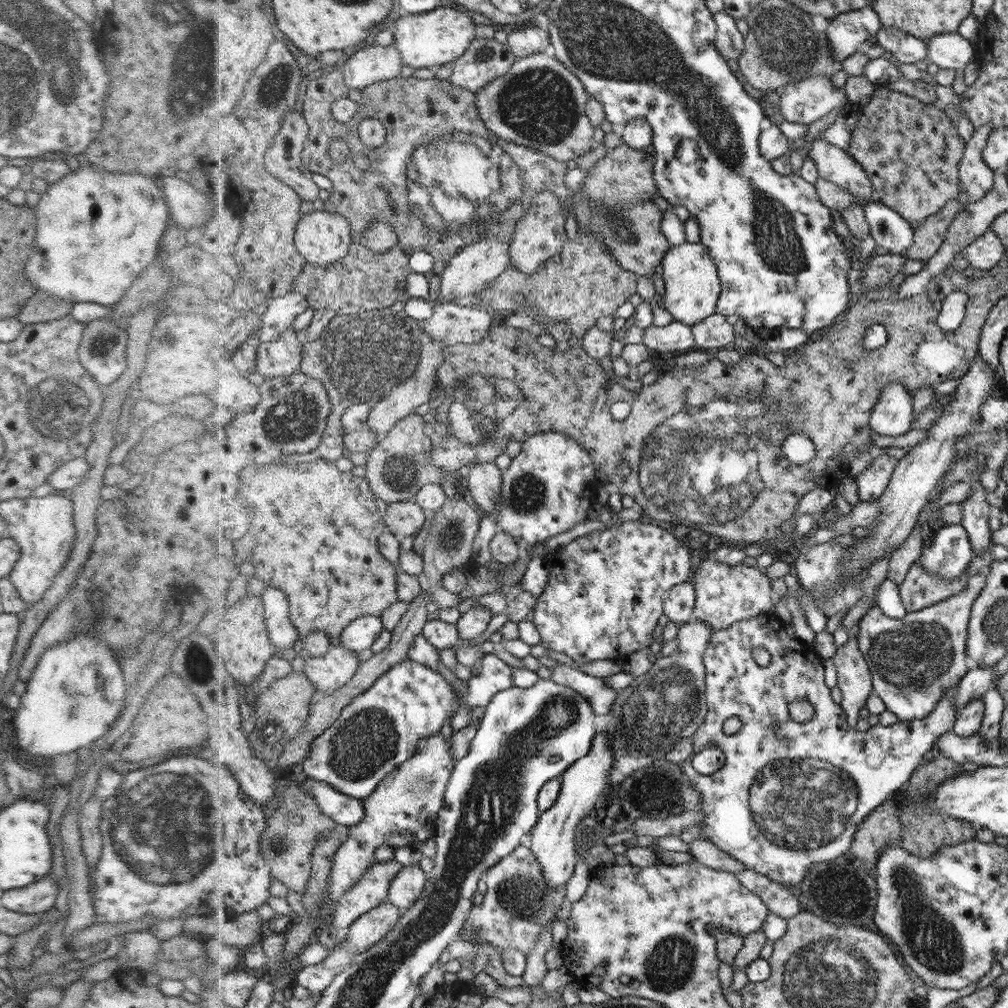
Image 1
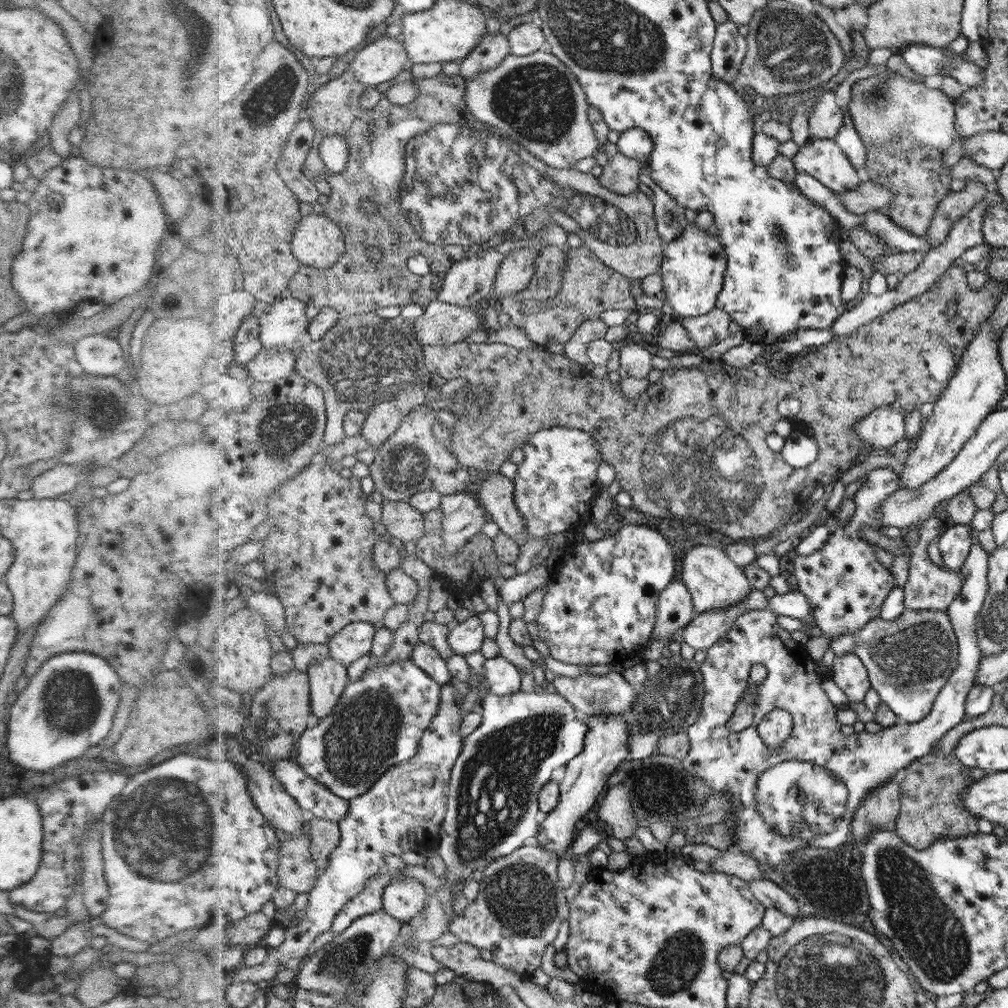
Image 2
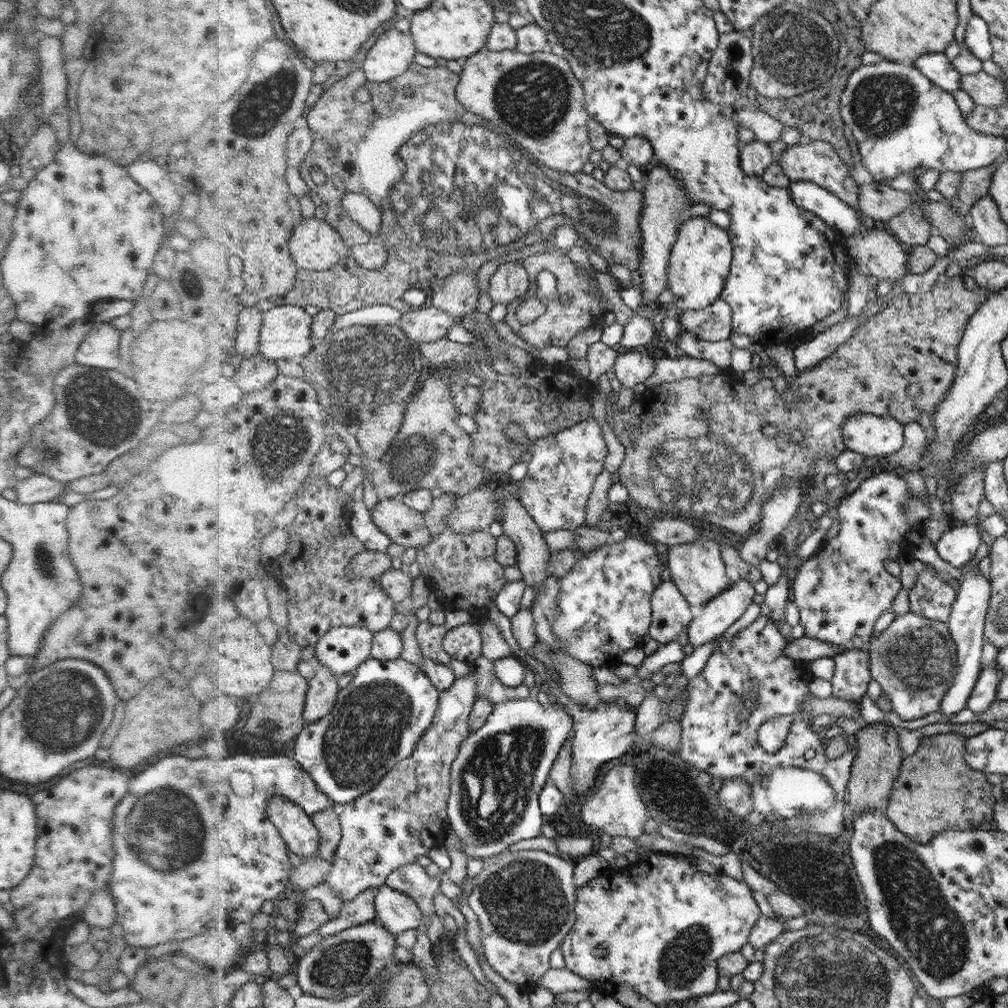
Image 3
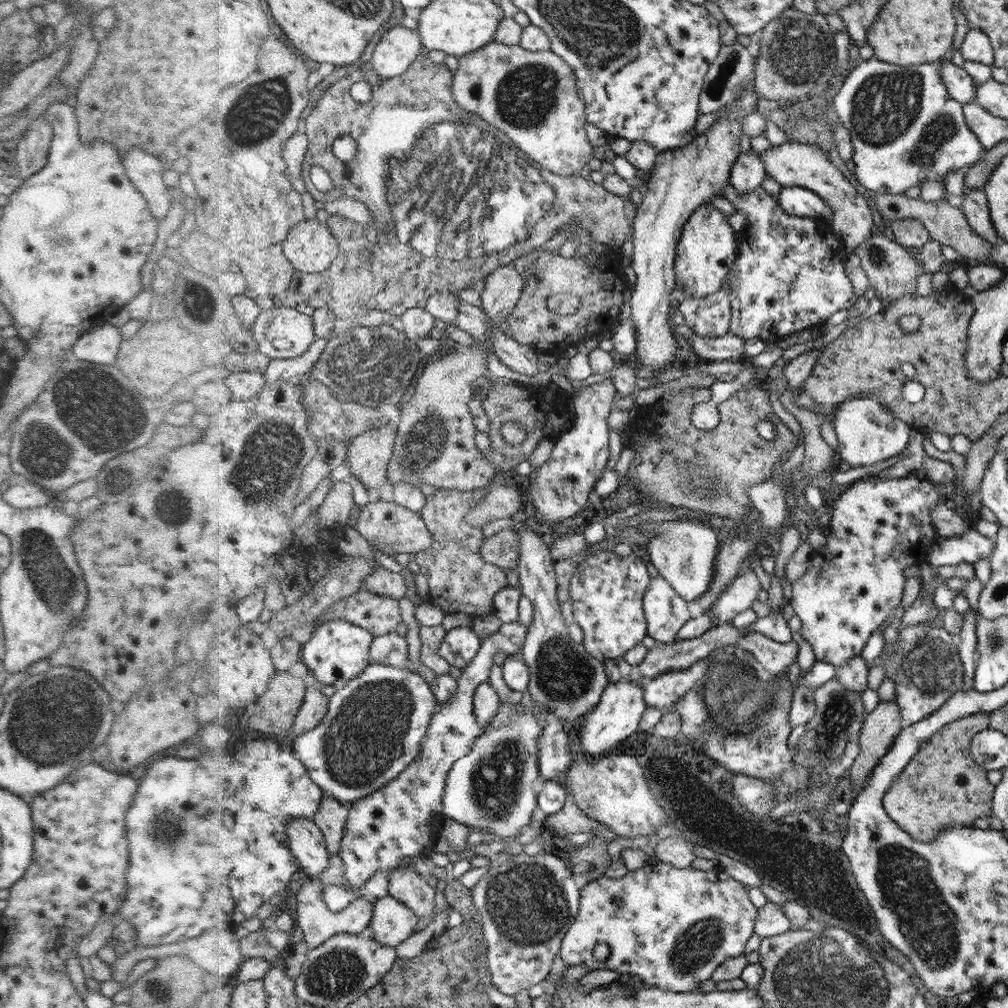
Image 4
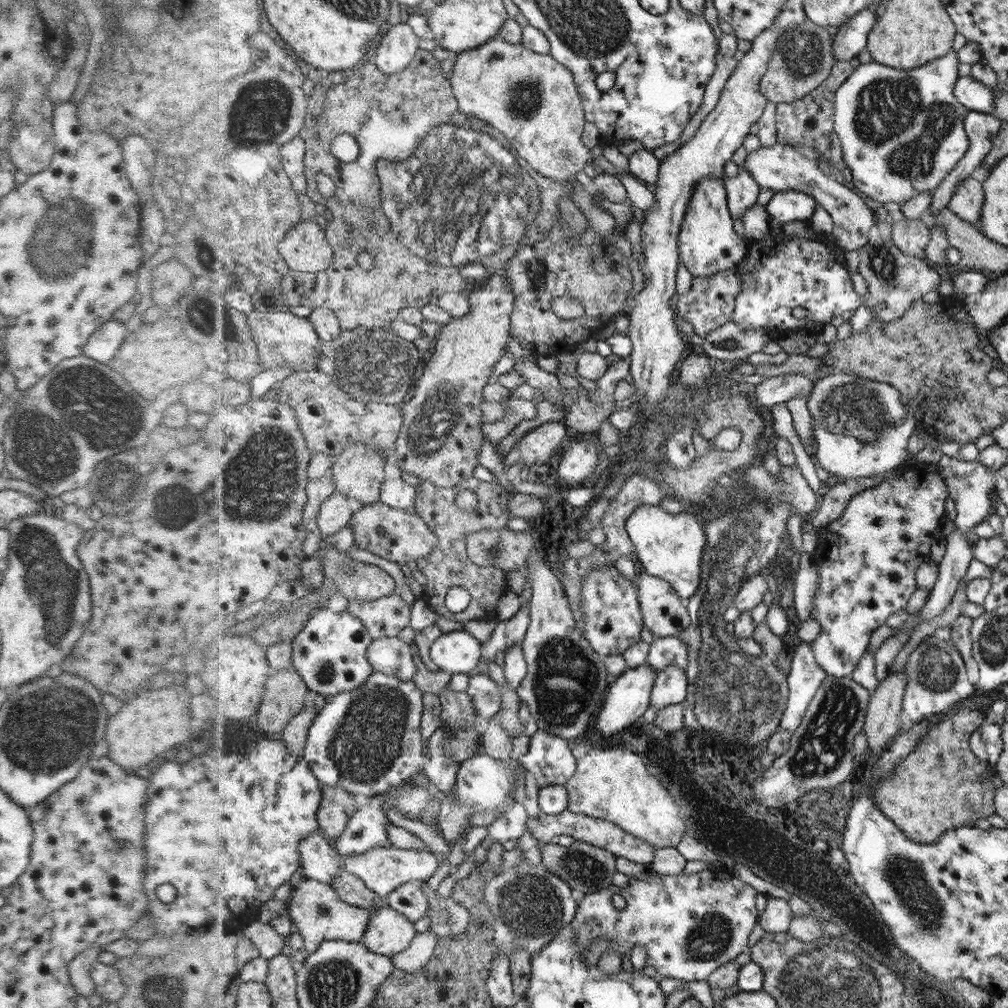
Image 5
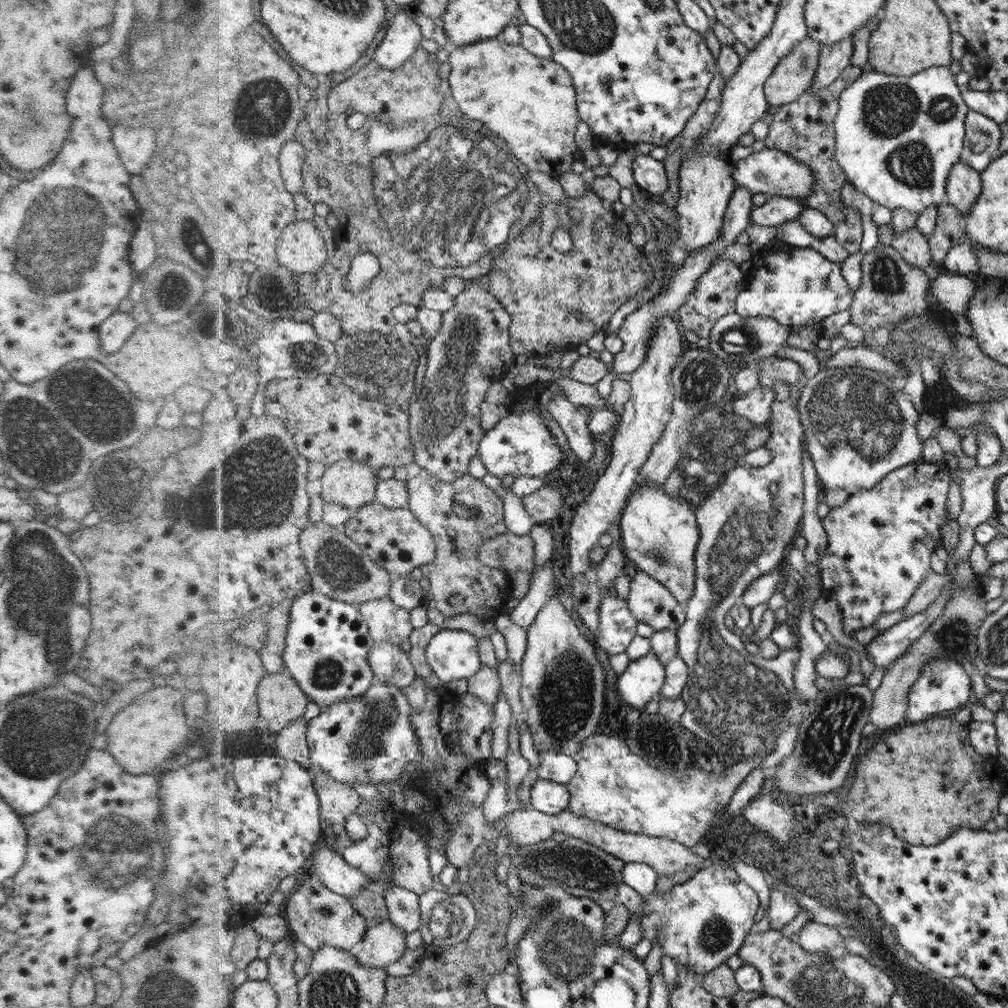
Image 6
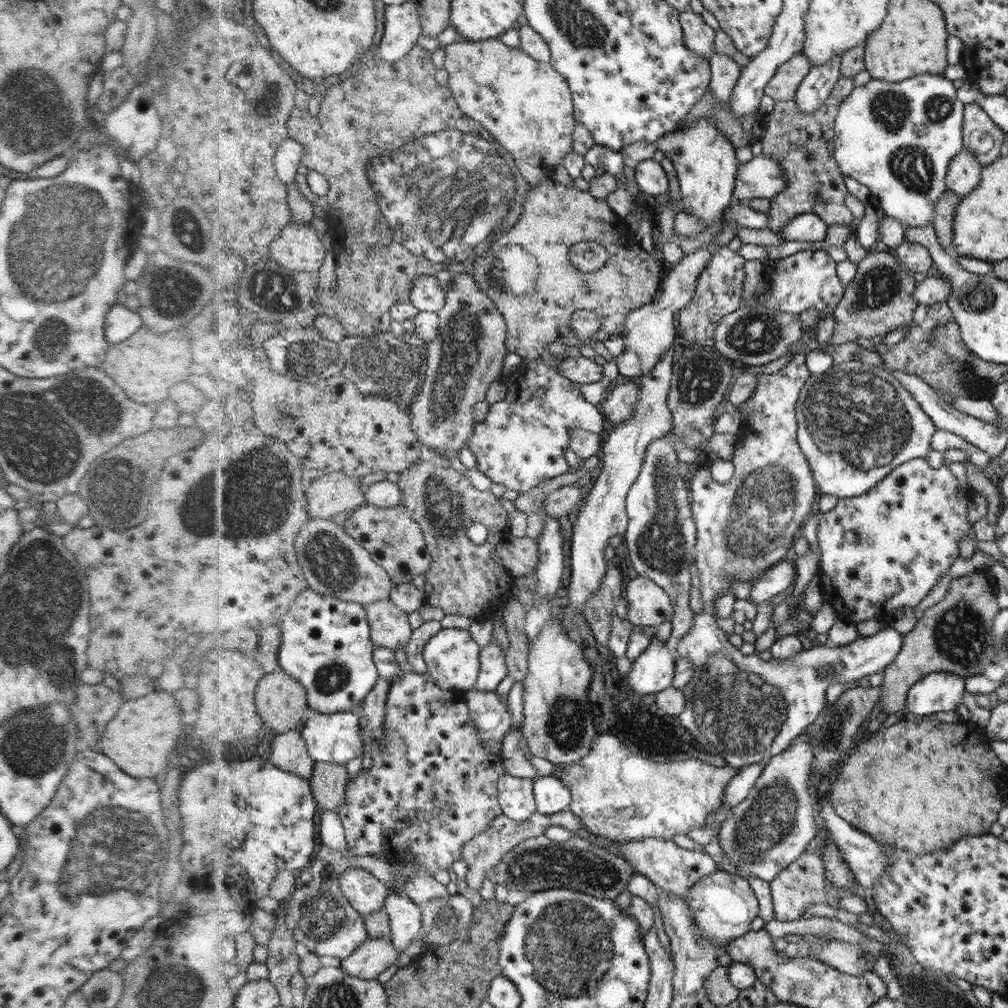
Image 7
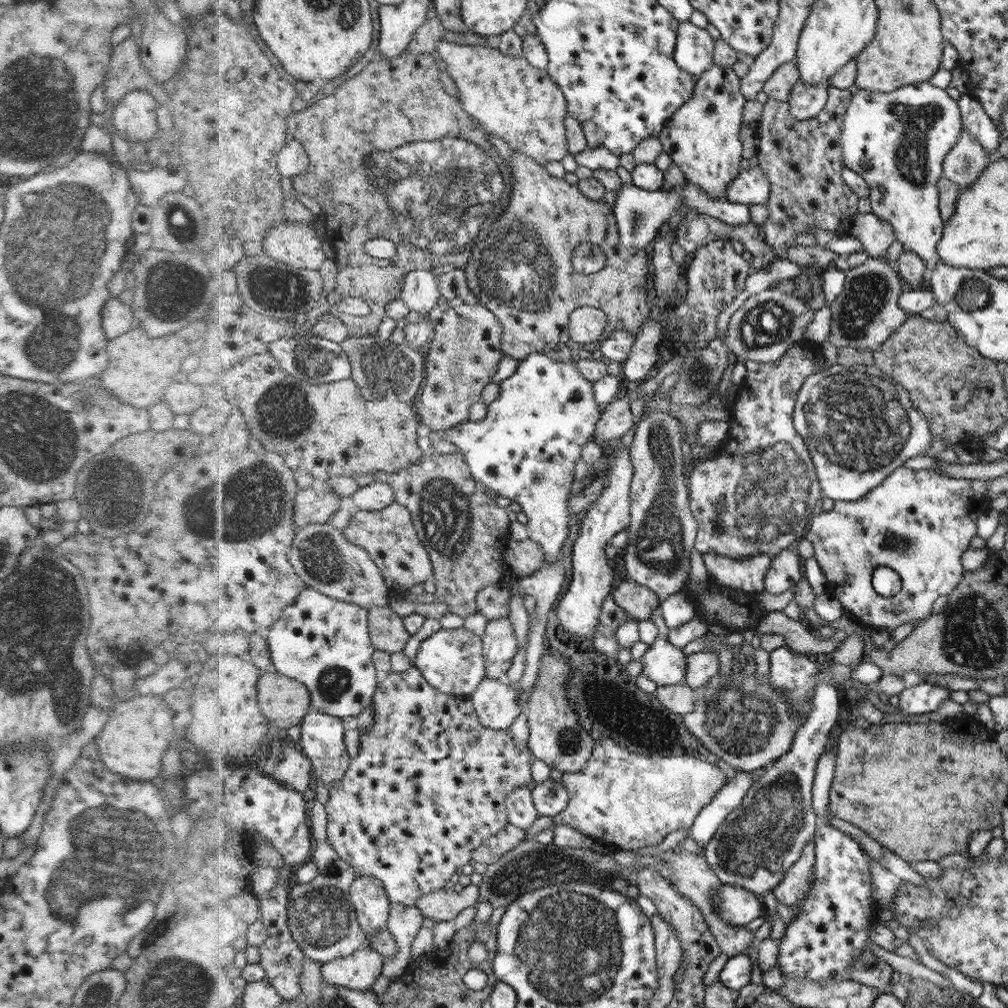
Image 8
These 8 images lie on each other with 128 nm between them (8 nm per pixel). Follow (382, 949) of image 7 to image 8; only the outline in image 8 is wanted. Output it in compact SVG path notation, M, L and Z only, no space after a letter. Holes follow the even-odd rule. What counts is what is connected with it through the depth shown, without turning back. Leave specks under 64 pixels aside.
M368 945L348 958L324 964L325 982L356 990L373 990L382 977L385 963L386 957Z

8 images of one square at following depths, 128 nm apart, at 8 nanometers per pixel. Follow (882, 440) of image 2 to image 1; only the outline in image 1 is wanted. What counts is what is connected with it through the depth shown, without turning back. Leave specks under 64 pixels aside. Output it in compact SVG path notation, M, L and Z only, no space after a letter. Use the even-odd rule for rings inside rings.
M900 383L883 387L869 418L872 432L880 436L902 436L912 426L912 396Z

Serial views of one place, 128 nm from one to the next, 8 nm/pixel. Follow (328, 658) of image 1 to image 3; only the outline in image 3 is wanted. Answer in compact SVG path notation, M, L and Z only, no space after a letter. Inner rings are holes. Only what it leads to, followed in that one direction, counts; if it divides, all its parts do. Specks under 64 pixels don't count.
M315 663L316 673L311 679L309 698L305 710L306 724L317 723L328 716L337 705L341 690L338 686L339 677L329 666Z

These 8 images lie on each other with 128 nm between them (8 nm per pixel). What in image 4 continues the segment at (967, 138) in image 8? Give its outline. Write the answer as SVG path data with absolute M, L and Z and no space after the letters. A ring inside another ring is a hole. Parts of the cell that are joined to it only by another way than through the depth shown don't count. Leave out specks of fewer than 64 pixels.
M968 189L962 198L962 212L968 224L978 236L988 242L998 244L1003 240L997 235L991 221L986 193L980 189Z

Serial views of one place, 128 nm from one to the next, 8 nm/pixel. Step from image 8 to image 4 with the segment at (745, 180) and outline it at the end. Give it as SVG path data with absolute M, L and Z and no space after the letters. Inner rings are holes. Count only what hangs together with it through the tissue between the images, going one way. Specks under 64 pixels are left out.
M788 141L778 146L764 150L759 154L765 166L767 176L776 180L783 187L798 186L807 188L815 192L822 200L827 202L831 208L833 218L829 222L829 227L835 235L839 244L843 244L848 249L854 249L861 242L864 242L873 234L875 223L872 212L868 208L868 202L858 194L858 190L832 166L826 158L826 153L820 146Z

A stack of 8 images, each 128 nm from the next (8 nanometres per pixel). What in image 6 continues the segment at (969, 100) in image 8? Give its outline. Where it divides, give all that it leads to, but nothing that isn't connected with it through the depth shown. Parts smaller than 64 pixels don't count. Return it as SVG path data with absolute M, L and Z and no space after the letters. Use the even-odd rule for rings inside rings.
M969 109L966 117L965 149L961 160L982 172L998 156L1001 130L991 118Z

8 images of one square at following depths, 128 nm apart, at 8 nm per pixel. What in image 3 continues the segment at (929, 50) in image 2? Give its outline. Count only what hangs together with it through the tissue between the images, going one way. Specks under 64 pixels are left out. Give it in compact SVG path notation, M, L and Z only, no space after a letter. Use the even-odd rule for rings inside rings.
M942 52L919 56L914 64L942 90L954 92L961 88L961 74L954 69L952 61Z

